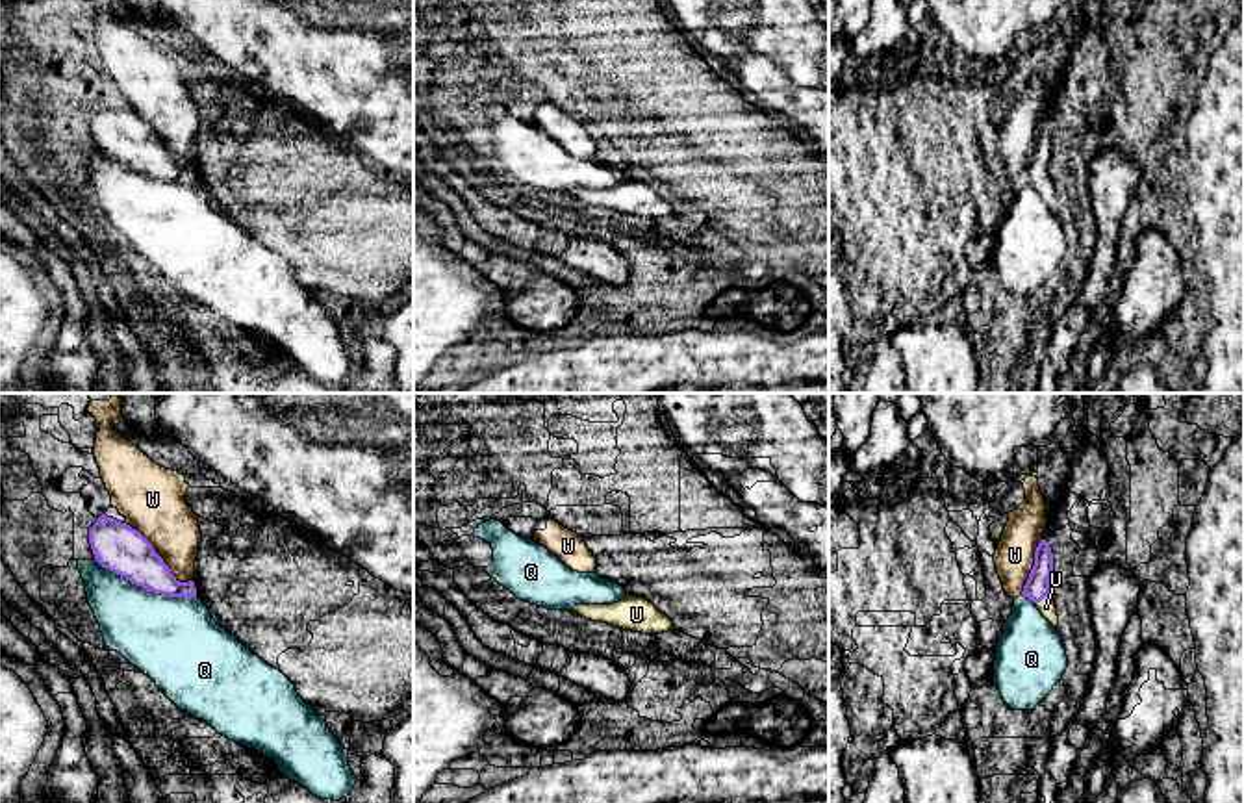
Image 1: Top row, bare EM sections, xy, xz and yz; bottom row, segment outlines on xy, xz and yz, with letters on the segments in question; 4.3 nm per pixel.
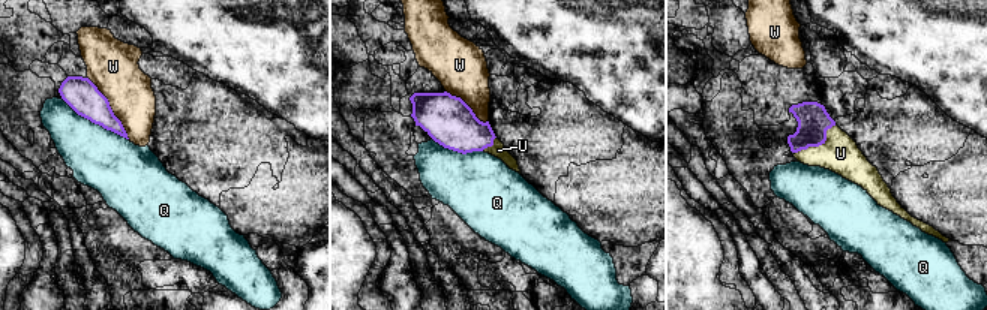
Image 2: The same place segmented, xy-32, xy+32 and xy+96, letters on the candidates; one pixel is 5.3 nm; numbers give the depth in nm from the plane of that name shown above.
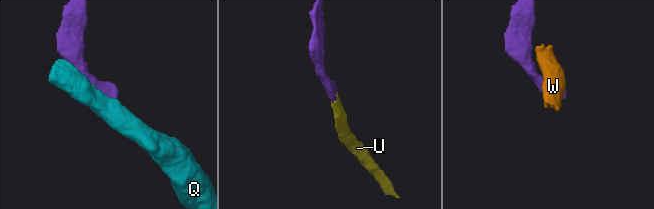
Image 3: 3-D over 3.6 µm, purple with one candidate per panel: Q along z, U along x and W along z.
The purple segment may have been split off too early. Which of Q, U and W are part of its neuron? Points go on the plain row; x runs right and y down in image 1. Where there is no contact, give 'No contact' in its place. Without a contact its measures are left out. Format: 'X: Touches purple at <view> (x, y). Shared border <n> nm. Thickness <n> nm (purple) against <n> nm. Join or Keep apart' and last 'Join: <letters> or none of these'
Q: Touches purple at xy (145, 173). Shared border 480 nm. Thickness 200 nm (purple) against 360 nm. Keep apart
U: Touches purple at yz (1042, 182). Shared border 80 nm. Thickness 110 nm (purple) against 70 nm. Join
W: Touches purple at xy (158, 140). Shared border 380 nm. Thickness 200 nm (purple) against 280 nm. Keep apart
Join: U

